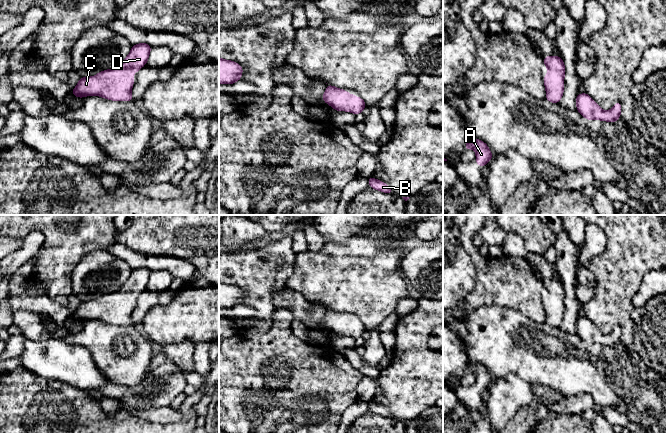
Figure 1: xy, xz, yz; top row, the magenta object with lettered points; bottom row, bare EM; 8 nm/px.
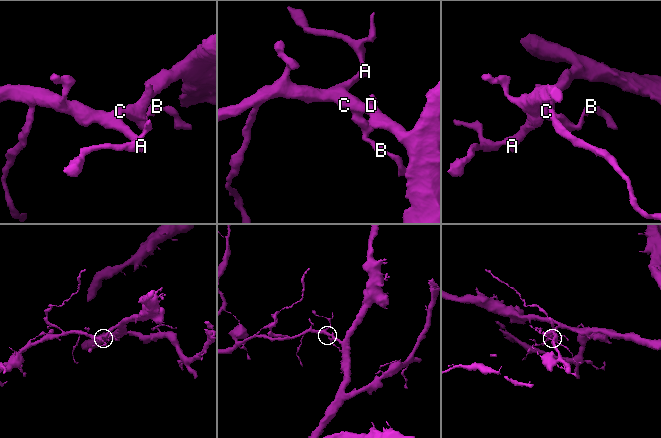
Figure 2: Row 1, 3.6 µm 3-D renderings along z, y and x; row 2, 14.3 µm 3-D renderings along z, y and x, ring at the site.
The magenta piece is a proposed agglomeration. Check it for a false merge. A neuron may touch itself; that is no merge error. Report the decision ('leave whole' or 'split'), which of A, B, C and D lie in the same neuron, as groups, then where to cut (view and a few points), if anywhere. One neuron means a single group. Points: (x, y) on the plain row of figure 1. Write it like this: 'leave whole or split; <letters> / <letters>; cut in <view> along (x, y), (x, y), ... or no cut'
leave whole; A B C D; no cut

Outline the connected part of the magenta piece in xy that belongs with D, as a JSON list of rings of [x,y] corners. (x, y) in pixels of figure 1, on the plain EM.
[[[147,267],[133,269],[118,291],[104,294],[93,301],[81,301],[72,313],[73,319],[80,322],[97,319],[113,325],[134,325],[131,319],[133,299],[146,289],[151,272]]]

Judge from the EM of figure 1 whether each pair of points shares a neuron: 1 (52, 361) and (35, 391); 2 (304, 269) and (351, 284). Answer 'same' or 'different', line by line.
1: different
2: same

